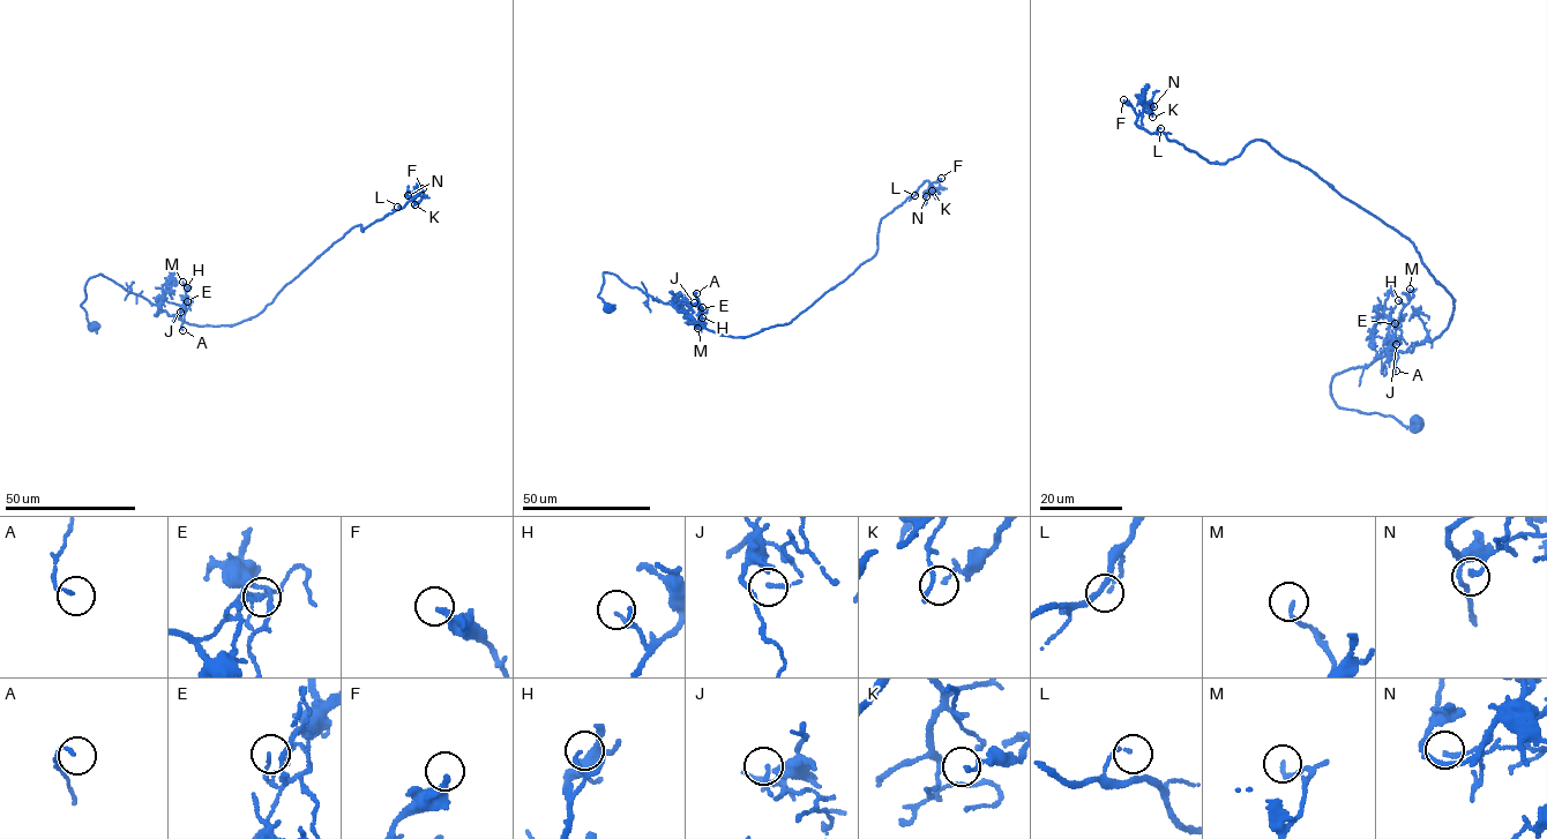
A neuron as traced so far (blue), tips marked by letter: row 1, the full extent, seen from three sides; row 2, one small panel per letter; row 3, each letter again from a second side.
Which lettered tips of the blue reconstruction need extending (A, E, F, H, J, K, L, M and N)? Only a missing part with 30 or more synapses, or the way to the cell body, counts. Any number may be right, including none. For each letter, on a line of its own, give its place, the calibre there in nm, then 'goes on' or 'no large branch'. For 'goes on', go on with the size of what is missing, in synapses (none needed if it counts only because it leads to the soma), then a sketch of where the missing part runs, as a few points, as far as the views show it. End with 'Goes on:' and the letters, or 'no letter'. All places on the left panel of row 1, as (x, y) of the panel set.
A: (182, 330) | 110 nm | no large branch
E: (187, 301) | 100 nm | no large branch
F: (423, 188) | 240 nm | no large branch
H: (187, 287) | 130 nm | no large branch
J: (180, 312) | 130 nm | no large branch
K: (415, 204) | 100 nm | no large branch
L: (397, 207) | 120 nm | no large branch
M: (182, 282) | 150 nm | no large branch
N: (408, 195) | 130 nm | no large branch
Goes on: no letter

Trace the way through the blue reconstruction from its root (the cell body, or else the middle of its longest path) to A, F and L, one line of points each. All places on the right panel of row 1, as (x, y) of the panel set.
A: (1417, 422), (1340, 409), (1330, 392), (1335, 375), (1392, 354), (1384, 343), (1392, 336), (1396, 371)
F: (1417, 422), (1340, 409), (1330, 387), (1447, 328), (1452, 298), (1411, 241), (1267, 142), (1213, 163), (1123, 99)
L: (1417, 422), (1340, 409), (1330, 387), (1447, 328), (1452, 298), (1411, 241), (1267, 142), (1217, 164), (1160, 128)

